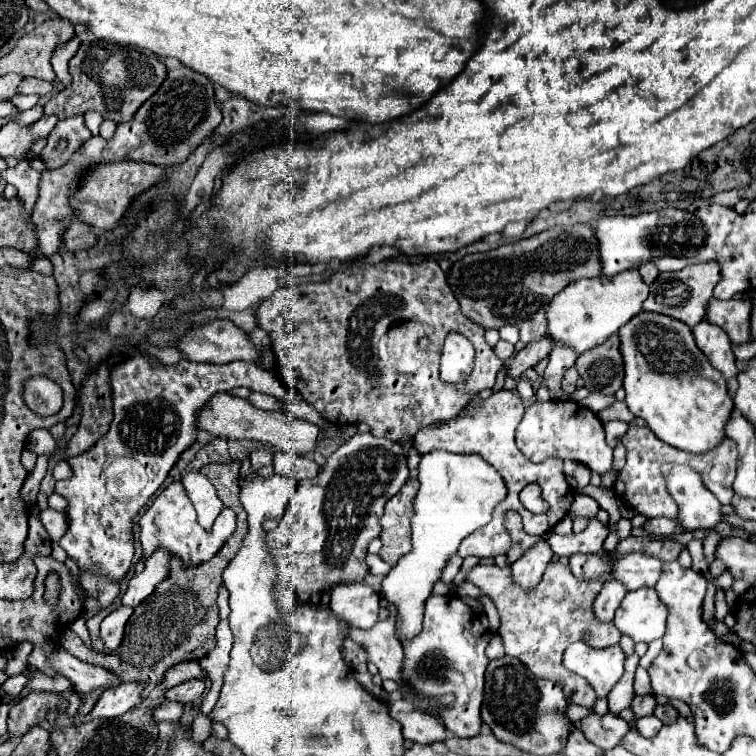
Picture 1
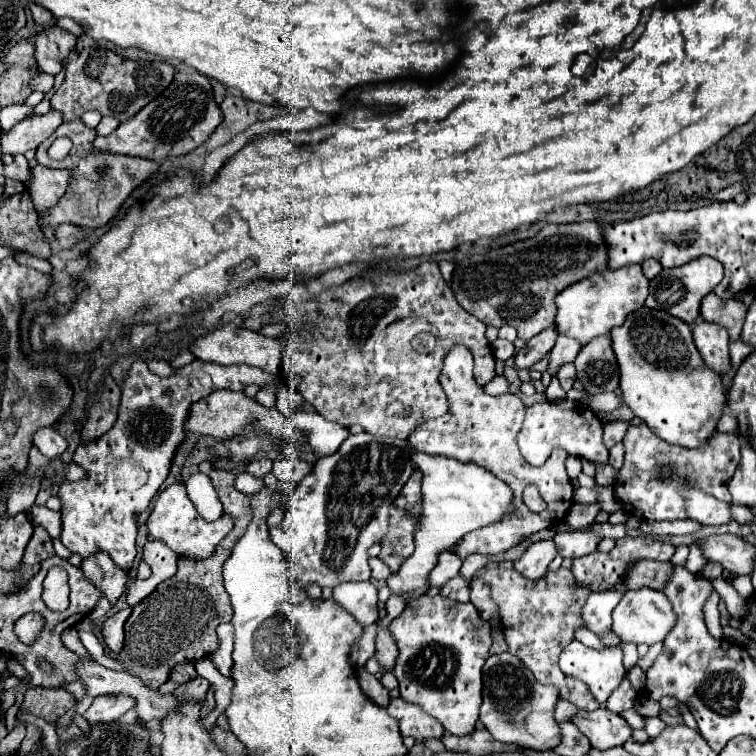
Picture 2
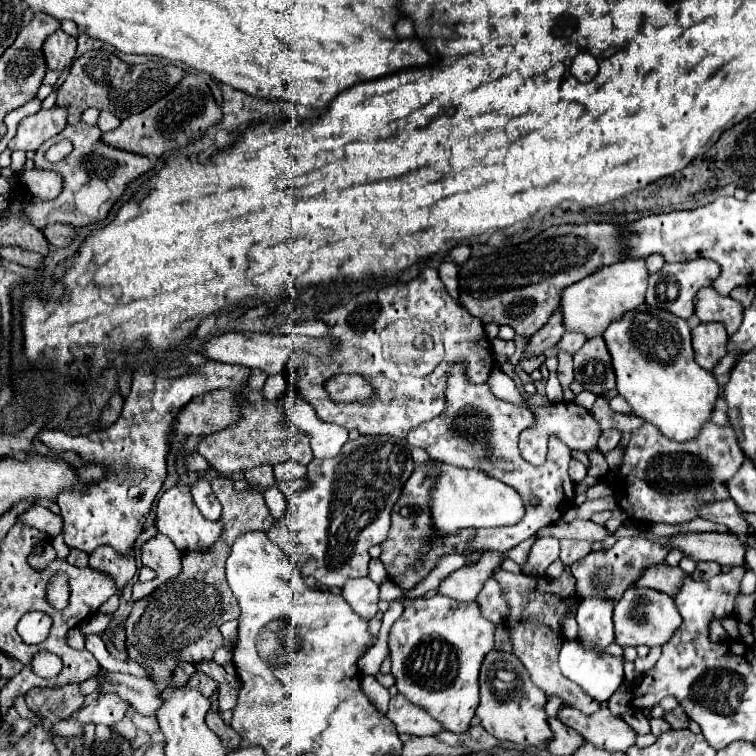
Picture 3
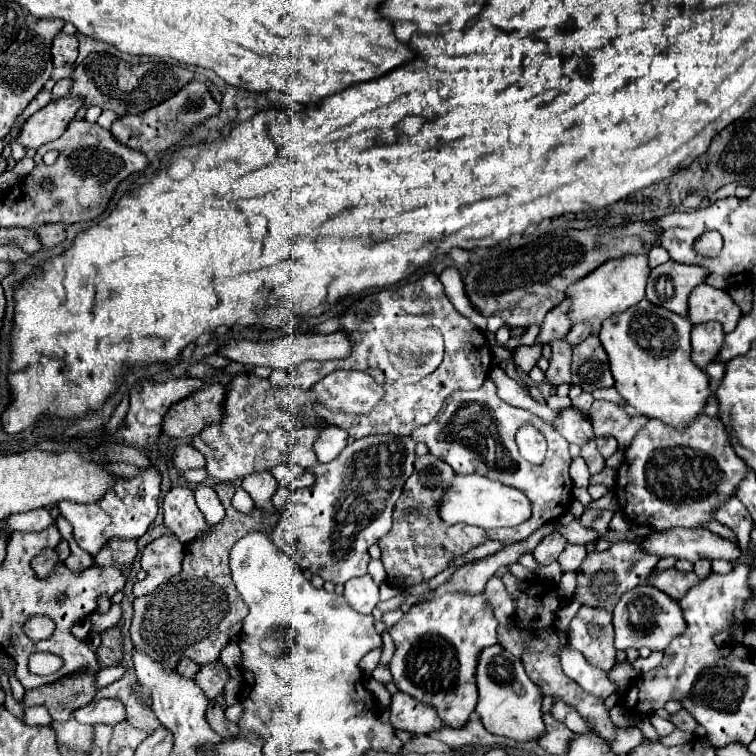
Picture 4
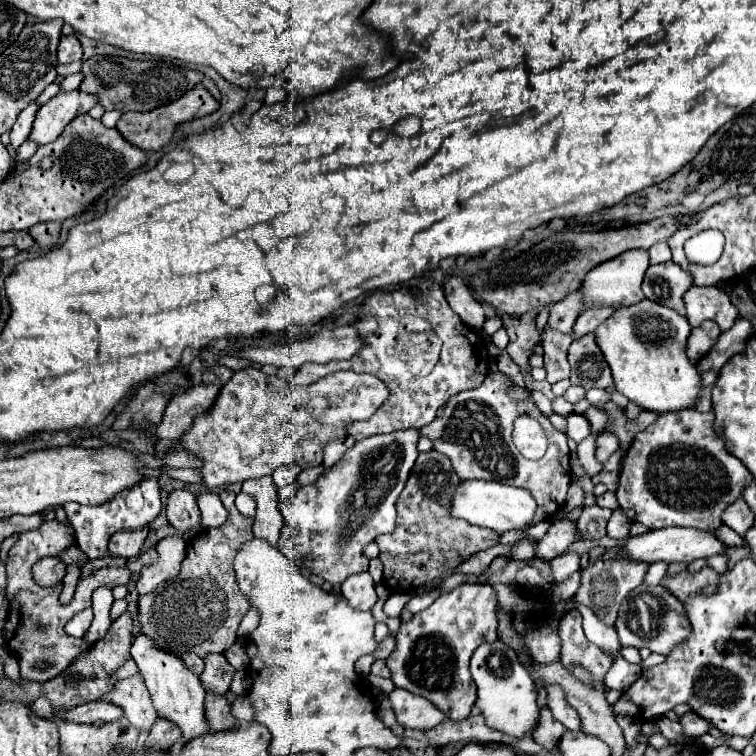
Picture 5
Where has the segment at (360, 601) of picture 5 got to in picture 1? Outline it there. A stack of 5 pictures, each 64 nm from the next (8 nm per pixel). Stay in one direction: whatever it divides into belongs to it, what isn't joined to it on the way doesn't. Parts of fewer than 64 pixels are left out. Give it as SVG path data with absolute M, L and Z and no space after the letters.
M364 582L360 584L336 584L332 588L330 608L346 618L352 626L372 628L378 622L380 596Z

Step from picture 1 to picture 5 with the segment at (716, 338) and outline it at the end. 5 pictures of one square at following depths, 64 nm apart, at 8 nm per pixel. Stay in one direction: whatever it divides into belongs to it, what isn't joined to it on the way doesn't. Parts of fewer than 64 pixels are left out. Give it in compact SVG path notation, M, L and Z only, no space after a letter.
M706 320L698 328L692 328L692 332L688 336L688 344L686 344L688 360L692 364L696 364L700 360L700 356L704 356L704 352L708 352L708 348L712 348L712 344L716 342L716 336L720 336L720 328L714 322Z

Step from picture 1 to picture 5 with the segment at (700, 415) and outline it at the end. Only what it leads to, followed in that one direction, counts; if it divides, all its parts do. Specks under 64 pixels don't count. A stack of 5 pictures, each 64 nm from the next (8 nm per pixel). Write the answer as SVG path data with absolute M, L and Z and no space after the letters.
M644 298L638 304L618 308L594 334L612 370L616 390L628 400L658 414L694 406L700 392L700 374L684 352L690 324L682 314Z

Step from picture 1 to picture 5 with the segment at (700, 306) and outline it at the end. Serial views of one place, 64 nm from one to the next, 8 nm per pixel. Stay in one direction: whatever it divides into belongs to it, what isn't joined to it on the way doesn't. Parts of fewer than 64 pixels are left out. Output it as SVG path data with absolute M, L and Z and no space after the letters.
M672 260L650 266L642 282L642 292L648 300L664 304L676 312L684 312L682 294L688 288L690 288L690 276Z

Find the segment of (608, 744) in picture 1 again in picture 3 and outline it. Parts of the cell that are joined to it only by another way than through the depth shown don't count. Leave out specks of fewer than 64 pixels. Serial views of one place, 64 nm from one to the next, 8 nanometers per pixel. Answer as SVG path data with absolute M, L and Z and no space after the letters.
M560 706L558 720L574 728L584 740L610 752L626 752L630 746L636 744L636 732L608 708L586 716L576 708Z

